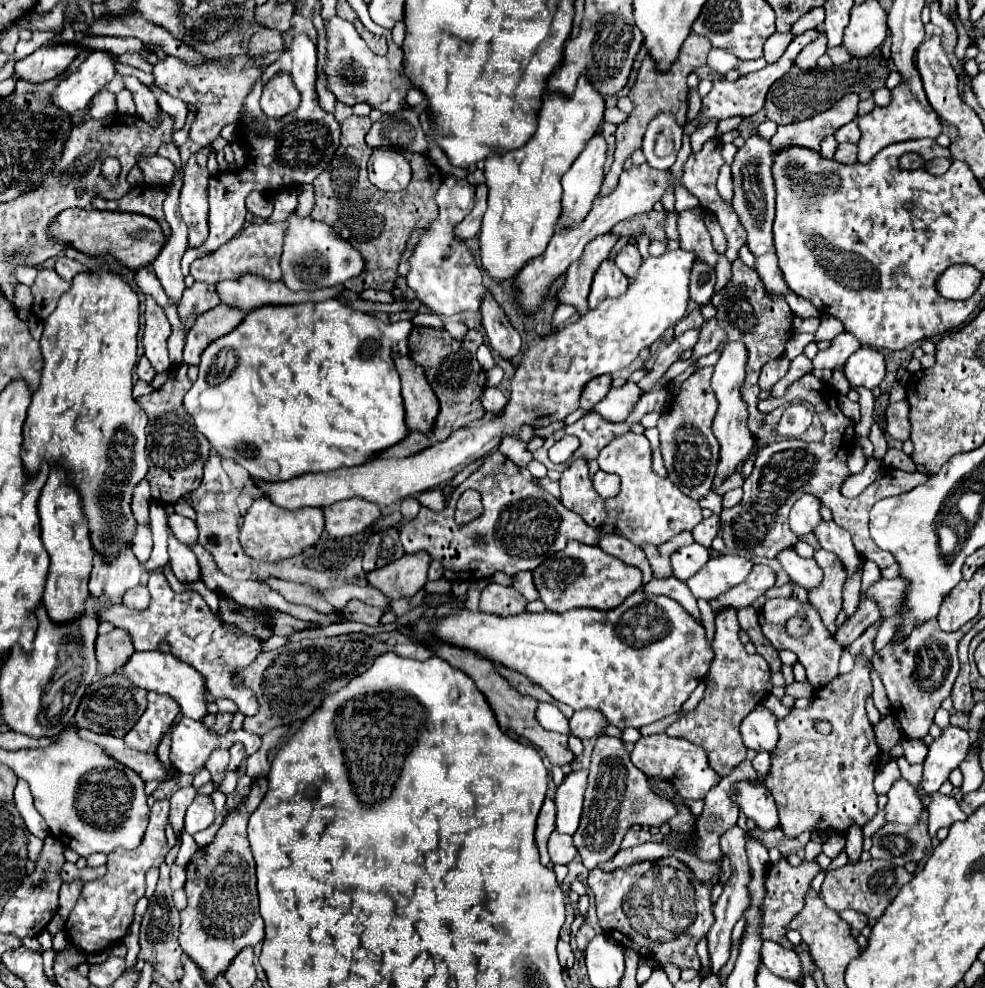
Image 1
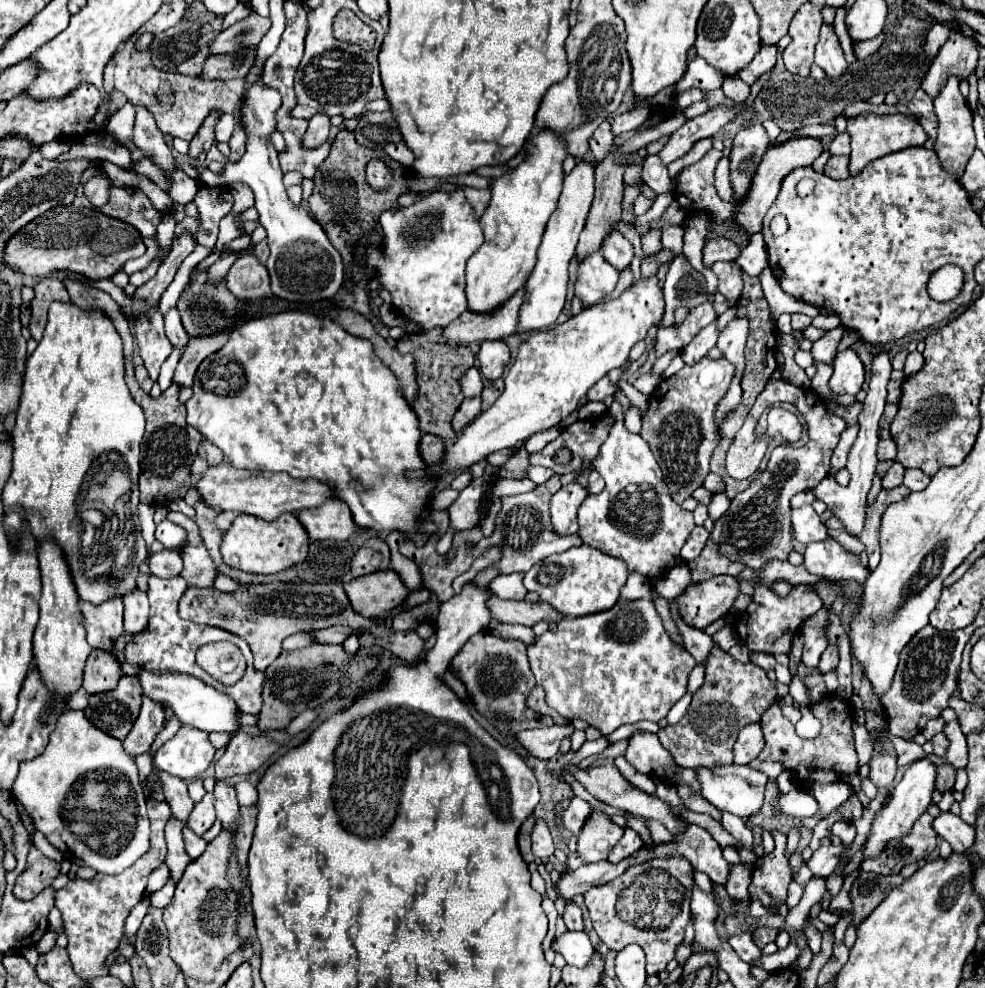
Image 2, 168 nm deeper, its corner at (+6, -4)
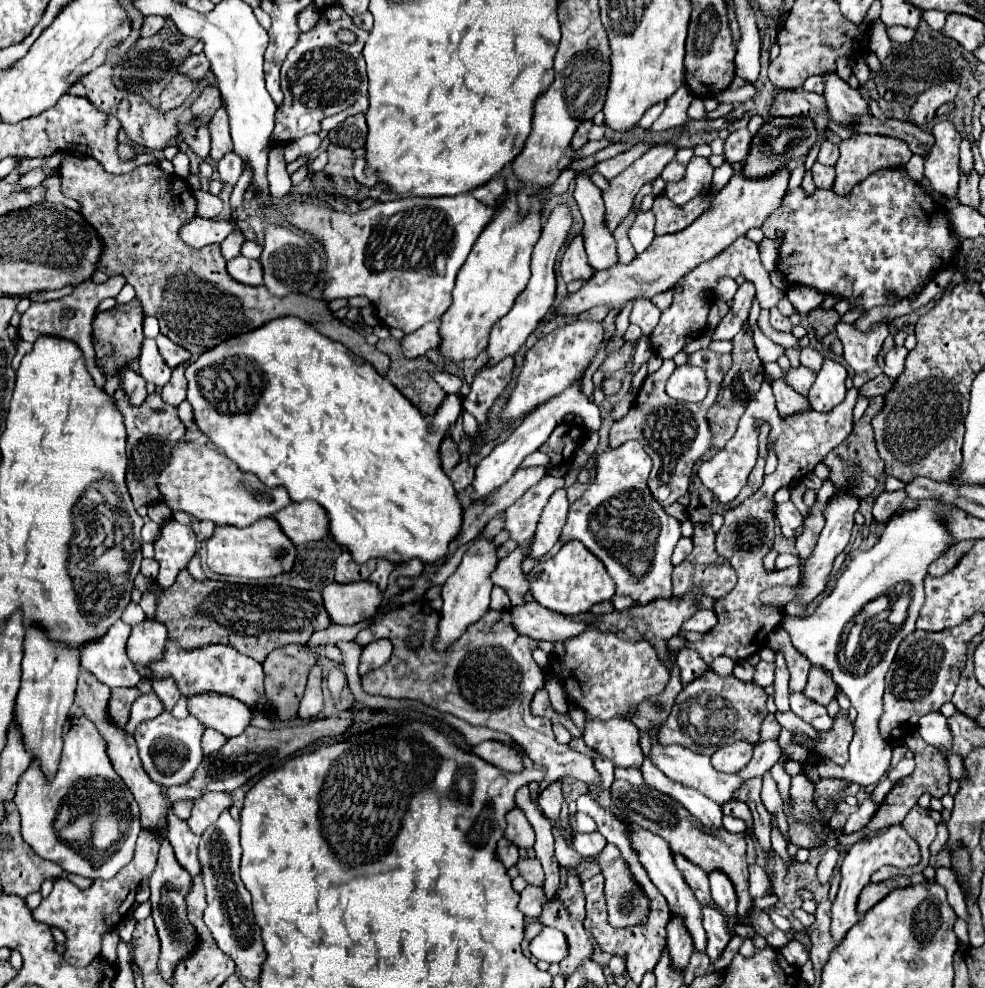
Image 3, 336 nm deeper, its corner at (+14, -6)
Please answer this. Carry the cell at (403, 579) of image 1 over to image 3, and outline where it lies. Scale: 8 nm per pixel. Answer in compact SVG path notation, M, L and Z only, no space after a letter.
M369 582L353 584L329 584L321 592L323 606L333 624L353 626L365 618L371 618L381 604L381 590Z

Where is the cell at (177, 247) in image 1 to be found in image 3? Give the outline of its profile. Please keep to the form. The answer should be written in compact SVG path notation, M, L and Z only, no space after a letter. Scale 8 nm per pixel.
M163 334L157 336L157 346L159 346L161 356L163 356L165 362L169 364L169 368L177 368L179 364L183 364L183 362L187 362L187 360L191 358L191 354L189 354L185 348L173 344L173 342L171 342L167 336L163 336Z

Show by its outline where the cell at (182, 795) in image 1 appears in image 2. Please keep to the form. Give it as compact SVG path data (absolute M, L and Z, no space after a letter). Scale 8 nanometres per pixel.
M171 816L171 820L165 826L165 840L167 840L167 866L171 870L171 878L179 880L191 858L187 856L183 848L183 822L177 822L177 818Z

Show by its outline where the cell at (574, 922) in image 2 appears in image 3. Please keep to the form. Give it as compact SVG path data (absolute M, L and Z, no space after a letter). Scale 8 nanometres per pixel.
M521 786L515 794L515 808L523 808L527 814L529 824L535 828L535 854L545 870L545 886L543 890L547 896L553 894L553 890L559 884L559 864L553 854L553 834L551 834L551 822L541 814L541 810L531 802L529 788Z

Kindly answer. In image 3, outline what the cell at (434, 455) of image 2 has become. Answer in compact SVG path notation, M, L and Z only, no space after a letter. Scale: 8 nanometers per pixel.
M447 436L441 444L441 466L445 472L451 472L461 460L461 452L457 450L457 444Z

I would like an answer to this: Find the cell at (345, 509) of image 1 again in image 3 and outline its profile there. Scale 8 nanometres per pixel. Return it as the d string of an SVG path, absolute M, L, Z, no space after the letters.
M291 502L283 510L275 512L273 518L293 544L317 542L329 534L329 520L325 510L313 502Z

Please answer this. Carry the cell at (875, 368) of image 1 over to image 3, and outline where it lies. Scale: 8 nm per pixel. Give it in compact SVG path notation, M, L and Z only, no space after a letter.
M825 360L815 384L809 390L809 406L817 412L833 410L845 398L845 368L835 360Z

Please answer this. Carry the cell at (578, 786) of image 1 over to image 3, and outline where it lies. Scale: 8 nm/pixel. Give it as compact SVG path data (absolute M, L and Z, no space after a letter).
M577 814L577 820L575 820L575 830L577 832L593 832L597 826L593 824L593 818L591 816L585 816L585 814Z

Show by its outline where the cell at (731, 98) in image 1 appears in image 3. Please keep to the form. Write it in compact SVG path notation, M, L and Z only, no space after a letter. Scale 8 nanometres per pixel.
M669 144L653 146L641 158L637 158L627 170L609 180L609 186L603 190L603 202L605 202L605 224L611 234L633 208L633 198L637 196L639 188L645 182L659 178L661 170L665 168L667 162L673 160L675 152L677 150Z

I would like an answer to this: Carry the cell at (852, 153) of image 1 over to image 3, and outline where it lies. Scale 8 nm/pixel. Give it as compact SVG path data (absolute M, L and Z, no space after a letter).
M815 162L813 168L811 168L811 174L813 174L813 182L815 182L817 188L829 190L829 188L833 186L833 180L835 180L835 168Z

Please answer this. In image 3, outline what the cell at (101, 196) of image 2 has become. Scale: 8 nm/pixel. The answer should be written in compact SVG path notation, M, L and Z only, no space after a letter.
M63 152L63 160L59 164L59 178L61 178L61 192L67 198L73 198L81 204L81 216L95 228L97 236L101 236L101 260L99 270L105 272L109 278L111 276L125 276L125 282L131 284L137 292L137 300L141 300L143 314L145 316L155 316L161 326L161 334L167 336L171 342L183 346L189 350L193 356L199 356L207 352L209 348L215 348L223 340L229 340L233 336L251 332L269 320L281 318L281 316L297 316L305 322L309 322L317 332L323 336L341 342L343 346L351 348L351 352L369 364L379 374L385 374L389 368L389 356L381 354L375 346L369 346L365 338L355 332L353 328L345 326L337 318L333 318L331 310L323 300L315 300L307 294L293 294L293 296L273 296L265 286L247 286L237 280L233 280L227 270L225 270L225 258L221 256L219 244L209 244L205 248L189 248L187 244L181 242L179 230L185 226L185 222L193 220L197 216L197 202L193 200L193 190L185 182L185 178L179 178L175 174L165 174L159 164L145 164L135 168L129 174L109 174L93 160L91 156L85 156L81 152Z

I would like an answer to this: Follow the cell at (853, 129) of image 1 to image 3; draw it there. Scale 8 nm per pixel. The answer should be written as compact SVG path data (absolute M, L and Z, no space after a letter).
M825 140L825 142L821 144L821 150L819 150L819 156L817 156L817 162L827 164L827 166L835 166L837 158L839 158L839 148L837 148L837 144L833 144L831 140Z

